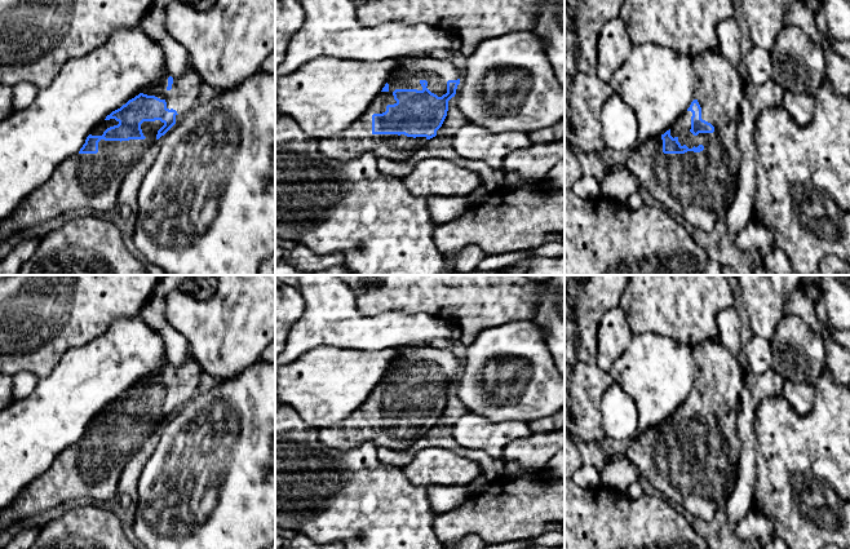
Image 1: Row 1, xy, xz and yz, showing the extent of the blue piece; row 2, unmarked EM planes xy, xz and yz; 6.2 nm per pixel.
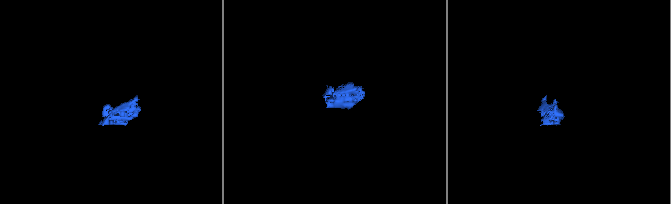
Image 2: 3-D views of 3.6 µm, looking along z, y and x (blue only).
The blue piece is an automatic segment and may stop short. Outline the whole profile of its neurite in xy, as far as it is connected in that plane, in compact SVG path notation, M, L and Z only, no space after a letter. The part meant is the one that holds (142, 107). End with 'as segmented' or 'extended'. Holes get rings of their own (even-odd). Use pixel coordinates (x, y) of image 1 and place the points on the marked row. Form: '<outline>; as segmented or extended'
M192 65L181 78L172 78L165 74L164 79L159 84L143 90L120 109L107 115L106 119L101 121L87 137L80 151L62 161L54 169L49 180L31 192L18 205L17 211L0 223L0 243L14 233L28 230L67 212L87 209L94 214L103 214L115 211L118 207L118 194L128 171L156 140L164 136L187 111L192 110L198 105L202 81L200 75Z; extended

